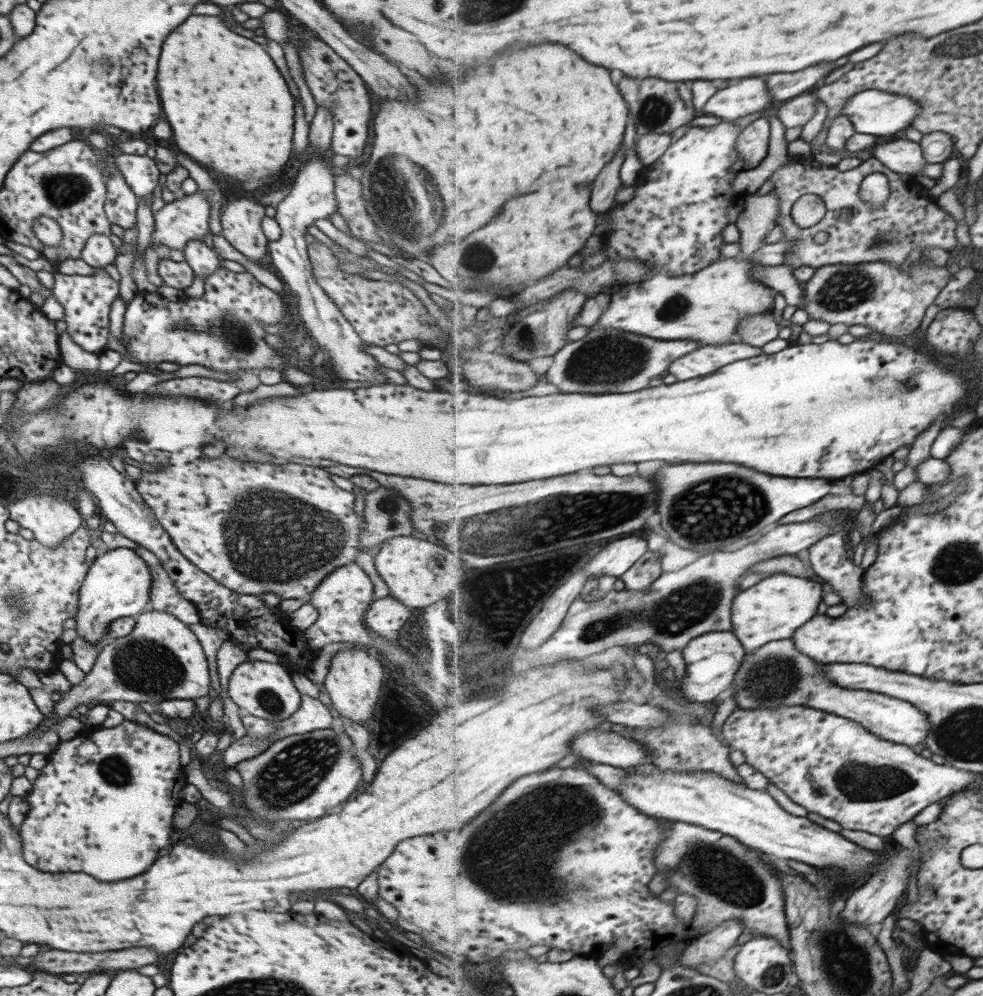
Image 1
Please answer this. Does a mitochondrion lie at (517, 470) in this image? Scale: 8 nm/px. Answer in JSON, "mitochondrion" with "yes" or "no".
{"mitochondrion":"no"}

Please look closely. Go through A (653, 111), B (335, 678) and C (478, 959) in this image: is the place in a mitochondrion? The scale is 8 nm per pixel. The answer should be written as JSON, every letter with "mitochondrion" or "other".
{"A":"mitochondrion","B":"other","C":"other"}

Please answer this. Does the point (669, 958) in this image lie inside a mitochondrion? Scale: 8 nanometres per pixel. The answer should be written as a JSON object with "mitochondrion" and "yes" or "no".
{"mitochondrion":"no"}

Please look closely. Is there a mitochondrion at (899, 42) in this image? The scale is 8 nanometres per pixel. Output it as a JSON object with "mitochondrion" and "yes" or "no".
{"mitochondrion":"no"}

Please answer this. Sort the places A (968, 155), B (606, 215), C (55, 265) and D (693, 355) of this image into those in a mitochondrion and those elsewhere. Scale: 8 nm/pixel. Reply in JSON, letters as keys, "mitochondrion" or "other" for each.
{"A":"other","B":"other","C":"other","D":"other"}

